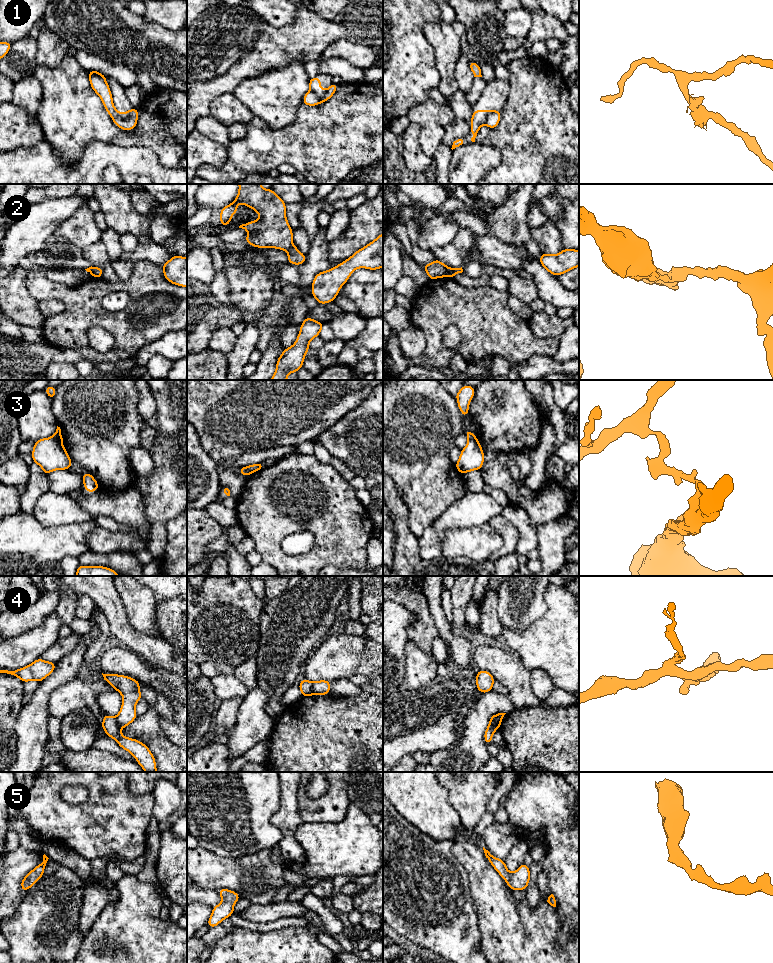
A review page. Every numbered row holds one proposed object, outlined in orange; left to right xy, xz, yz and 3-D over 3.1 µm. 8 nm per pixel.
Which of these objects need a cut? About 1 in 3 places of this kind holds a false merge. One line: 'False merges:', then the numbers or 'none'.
False merges: 1, 2, 3, 4

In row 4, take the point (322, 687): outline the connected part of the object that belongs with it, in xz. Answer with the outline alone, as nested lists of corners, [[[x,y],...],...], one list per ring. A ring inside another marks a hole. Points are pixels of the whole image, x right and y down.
[[[319,680],[312,683],[313,695],[329,695],[330,694],[329,680]]]

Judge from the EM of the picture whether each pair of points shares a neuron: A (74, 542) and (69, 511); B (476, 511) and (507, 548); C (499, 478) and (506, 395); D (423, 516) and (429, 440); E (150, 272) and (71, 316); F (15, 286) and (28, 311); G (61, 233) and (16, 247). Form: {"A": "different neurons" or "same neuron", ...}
{"A": "different neurons", "B": "different neurons", "C": "same neuron", "D": "same neuron", "E": "same neuron", "F": "same neuron", "G": "different neurons"}

